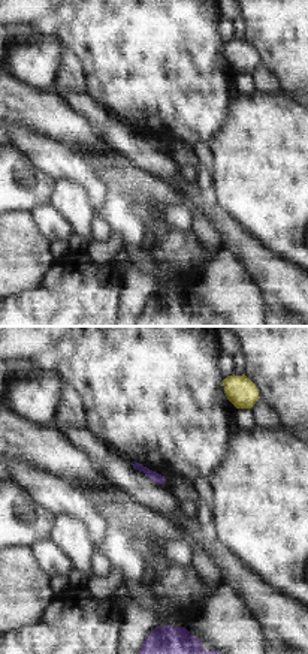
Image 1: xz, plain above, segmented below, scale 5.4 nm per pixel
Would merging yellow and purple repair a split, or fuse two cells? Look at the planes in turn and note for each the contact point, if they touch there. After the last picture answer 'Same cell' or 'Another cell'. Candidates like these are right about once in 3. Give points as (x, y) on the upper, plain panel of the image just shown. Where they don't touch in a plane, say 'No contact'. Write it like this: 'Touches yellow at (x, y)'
No contact.

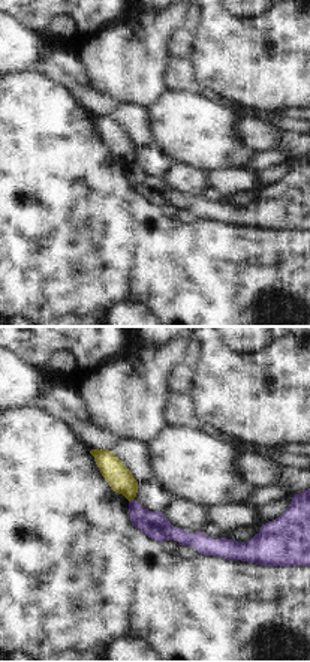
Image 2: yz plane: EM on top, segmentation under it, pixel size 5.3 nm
Touches yellow at (131, 164).

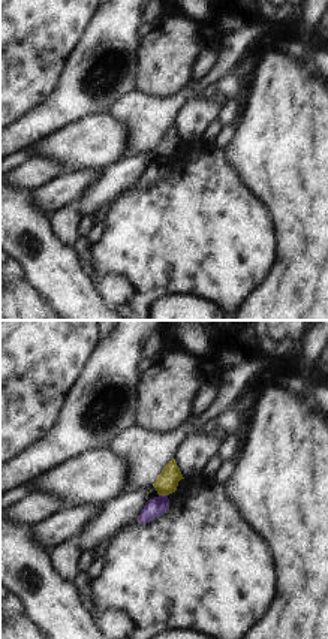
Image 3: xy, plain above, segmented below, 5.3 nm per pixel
Touches yellow at (164, 159).

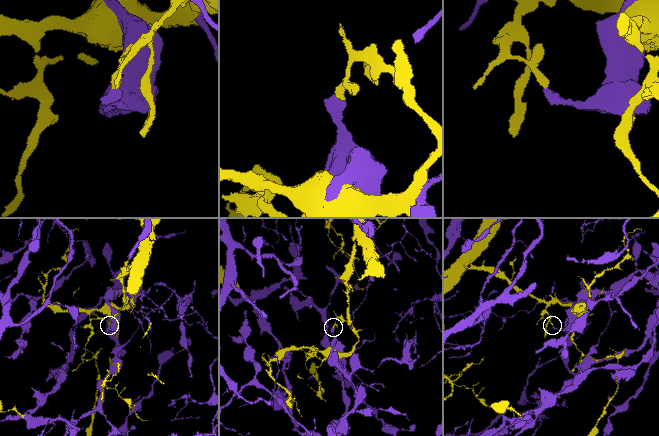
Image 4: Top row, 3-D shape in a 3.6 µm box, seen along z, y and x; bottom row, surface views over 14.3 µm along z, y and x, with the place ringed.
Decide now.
Another cell.

